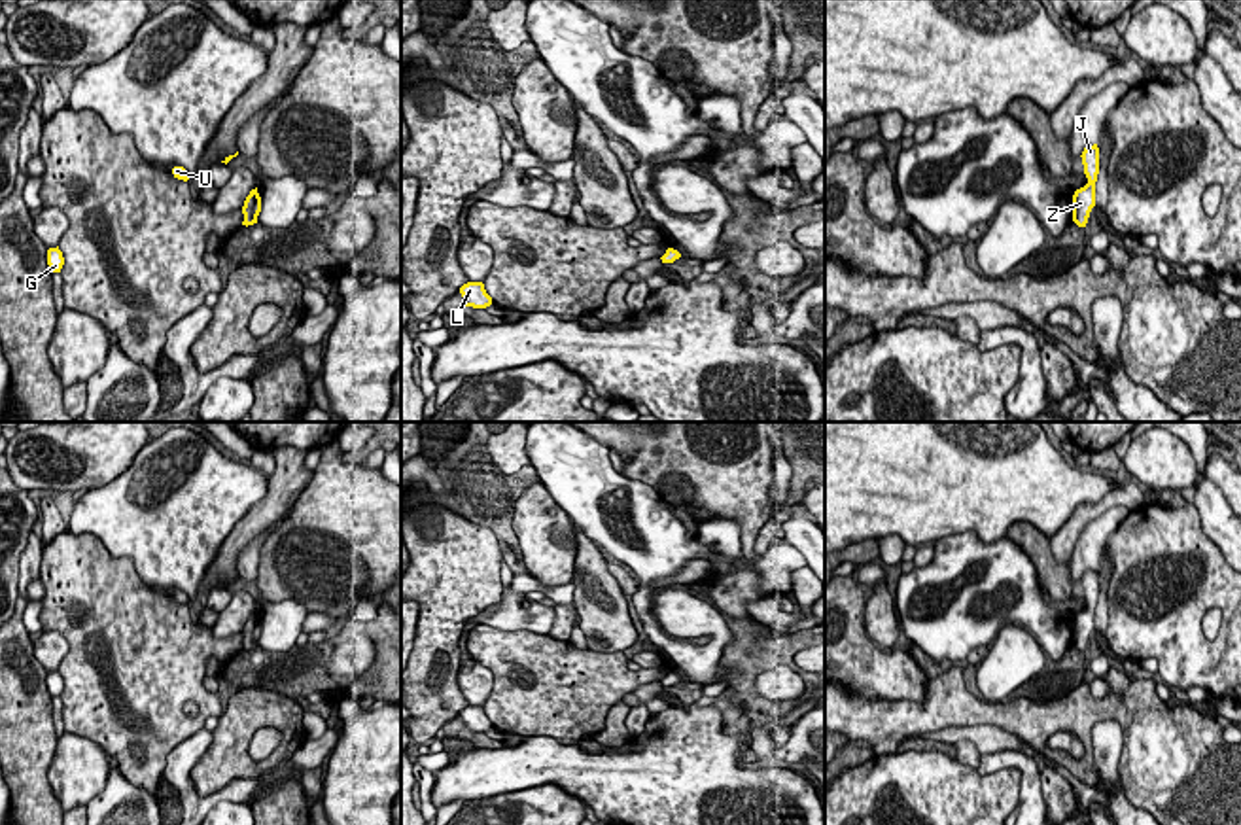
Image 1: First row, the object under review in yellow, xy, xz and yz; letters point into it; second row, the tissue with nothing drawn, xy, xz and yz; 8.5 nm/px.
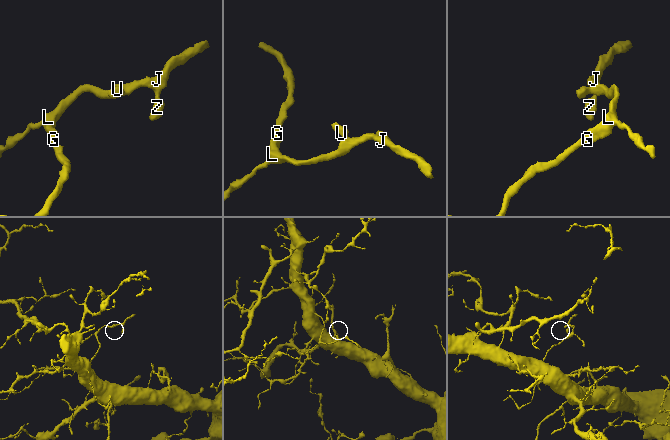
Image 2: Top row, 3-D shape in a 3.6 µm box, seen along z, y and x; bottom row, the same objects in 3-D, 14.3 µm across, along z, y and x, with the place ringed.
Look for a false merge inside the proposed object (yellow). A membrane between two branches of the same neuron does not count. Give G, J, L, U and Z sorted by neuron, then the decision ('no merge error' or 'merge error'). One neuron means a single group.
G J L U Z; no merge error

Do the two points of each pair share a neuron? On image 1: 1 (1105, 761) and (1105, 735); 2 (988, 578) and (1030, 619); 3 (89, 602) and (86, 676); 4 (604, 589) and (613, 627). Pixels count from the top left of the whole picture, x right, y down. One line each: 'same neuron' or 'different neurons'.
1: same neuron
2: same neuron
3: same neuron
4: same neuron

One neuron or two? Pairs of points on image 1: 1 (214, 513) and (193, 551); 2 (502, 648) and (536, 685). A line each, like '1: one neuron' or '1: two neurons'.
1: one neuron
2: one neuron

